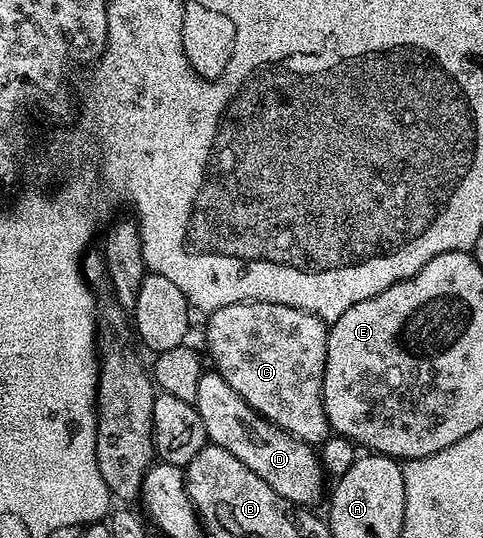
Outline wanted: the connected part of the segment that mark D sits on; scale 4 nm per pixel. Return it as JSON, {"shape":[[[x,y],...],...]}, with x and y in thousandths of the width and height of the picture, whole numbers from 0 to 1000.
{"shape":[[[449,690],[420,693],[402,753],[424,788],[431,822],[470,835],[586,928],[625,942],[650,941],[663,928],[673,877],[658,840],[532,770]]]}

